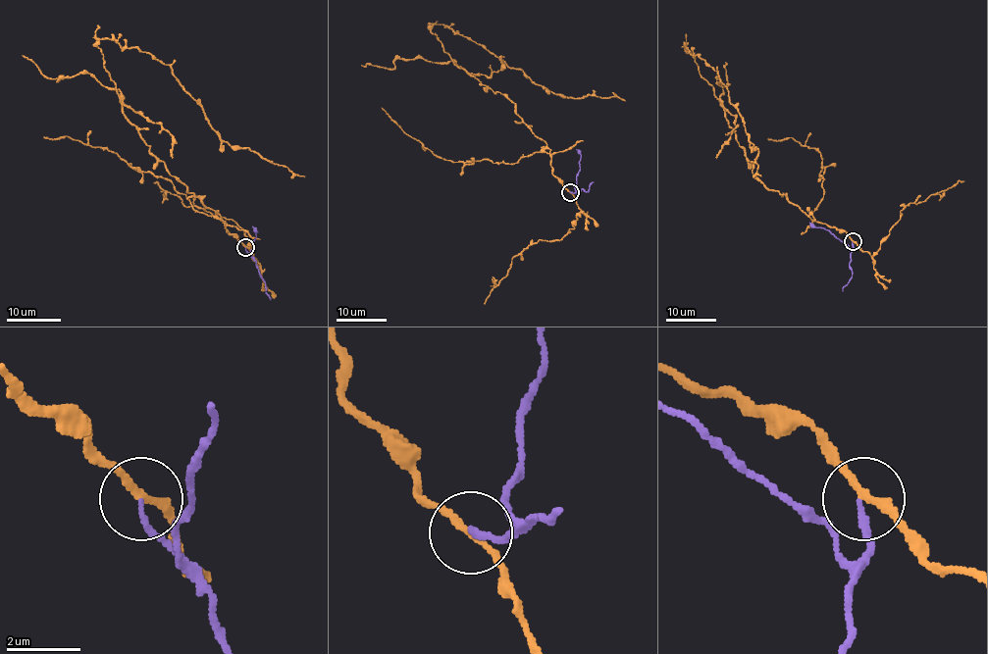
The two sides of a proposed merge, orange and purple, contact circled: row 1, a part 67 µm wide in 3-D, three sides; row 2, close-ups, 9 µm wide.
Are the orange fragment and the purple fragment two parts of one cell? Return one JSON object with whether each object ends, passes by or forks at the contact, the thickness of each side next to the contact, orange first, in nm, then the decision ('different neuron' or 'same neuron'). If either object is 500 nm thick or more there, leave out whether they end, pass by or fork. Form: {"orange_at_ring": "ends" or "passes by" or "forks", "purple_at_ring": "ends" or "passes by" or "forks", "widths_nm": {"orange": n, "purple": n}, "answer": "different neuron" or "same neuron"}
{"orange_at_ring": "passes by", "purple_at_ring": "ends", "widths_nm": {"orange": 180, "purple": 140}, "answer": "different neuron"}

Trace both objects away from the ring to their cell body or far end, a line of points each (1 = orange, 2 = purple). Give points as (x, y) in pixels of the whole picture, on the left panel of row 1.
1: (245, 246), (149, 151), (124, 113), (99, 40), (114, 39), (168, 65), (220, 137), (304, 176)
2: (245, 246), (250, 256), (257, 231), (252, 226)

